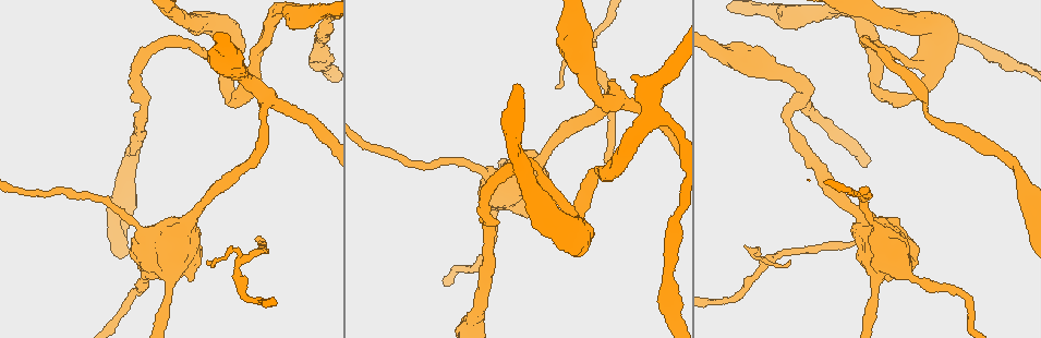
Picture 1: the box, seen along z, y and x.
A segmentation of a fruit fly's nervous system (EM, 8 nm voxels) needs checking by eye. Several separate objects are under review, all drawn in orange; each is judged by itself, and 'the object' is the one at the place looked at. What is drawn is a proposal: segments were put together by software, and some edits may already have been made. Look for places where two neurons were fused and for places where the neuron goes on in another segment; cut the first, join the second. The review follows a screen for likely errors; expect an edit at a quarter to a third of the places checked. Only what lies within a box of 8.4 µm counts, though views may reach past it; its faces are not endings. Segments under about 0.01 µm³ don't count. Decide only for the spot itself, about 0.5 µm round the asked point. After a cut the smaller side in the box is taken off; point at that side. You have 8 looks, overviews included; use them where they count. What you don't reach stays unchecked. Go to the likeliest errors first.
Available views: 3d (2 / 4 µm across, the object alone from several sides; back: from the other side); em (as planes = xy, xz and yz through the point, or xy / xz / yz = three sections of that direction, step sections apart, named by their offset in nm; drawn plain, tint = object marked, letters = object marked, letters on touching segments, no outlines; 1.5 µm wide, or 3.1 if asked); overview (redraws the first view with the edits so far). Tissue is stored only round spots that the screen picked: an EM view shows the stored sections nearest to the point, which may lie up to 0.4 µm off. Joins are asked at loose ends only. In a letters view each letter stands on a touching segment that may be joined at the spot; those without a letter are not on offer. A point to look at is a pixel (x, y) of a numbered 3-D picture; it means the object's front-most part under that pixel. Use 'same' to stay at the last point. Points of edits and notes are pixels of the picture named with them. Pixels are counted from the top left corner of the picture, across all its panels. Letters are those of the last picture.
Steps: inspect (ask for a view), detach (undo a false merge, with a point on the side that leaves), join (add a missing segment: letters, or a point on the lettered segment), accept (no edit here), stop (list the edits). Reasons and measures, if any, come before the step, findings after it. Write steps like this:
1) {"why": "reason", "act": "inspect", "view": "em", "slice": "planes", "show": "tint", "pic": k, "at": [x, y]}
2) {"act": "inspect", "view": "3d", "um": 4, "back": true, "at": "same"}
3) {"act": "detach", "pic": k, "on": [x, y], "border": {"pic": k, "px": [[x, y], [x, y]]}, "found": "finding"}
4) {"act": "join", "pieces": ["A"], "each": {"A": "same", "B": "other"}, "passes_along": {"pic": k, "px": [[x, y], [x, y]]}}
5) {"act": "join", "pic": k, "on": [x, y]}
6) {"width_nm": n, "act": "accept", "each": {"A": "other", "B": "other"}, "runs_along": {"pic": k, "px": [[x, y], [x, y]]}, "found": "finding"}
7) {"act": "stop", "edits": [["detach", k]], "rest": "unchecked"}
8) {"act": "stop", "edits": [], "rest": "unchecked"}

{"act": "inspect", "view": "em", "slice": "xz", "step": 8, "show": "letters", "pic": 1, "at": [604, 160]}

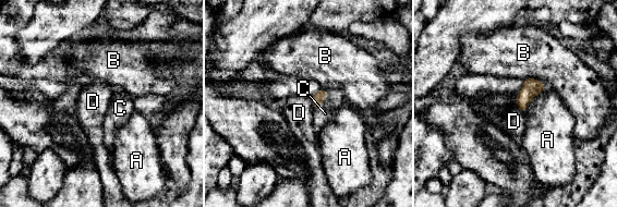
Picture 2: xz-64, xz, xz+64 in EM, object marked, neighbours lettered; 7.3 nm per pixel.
{"why": "another direction", "act": "inspect", "view": "em", "slice": "planes", "show": "letters", "at": "same"}

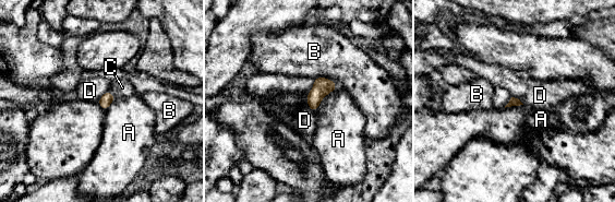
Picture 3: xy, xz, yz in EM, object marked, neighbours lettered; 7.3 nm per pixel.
{"longest_contact_nm": ["A", 260], "act": "join", "pieces": ["C"], "each": {"A": "other", "B": "other", "C": "same", "D": "other"}, "found": "it goes on there"}

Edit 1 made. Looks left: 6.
{"why": "see it whole again", "act": "inspect", "view": "overview"}

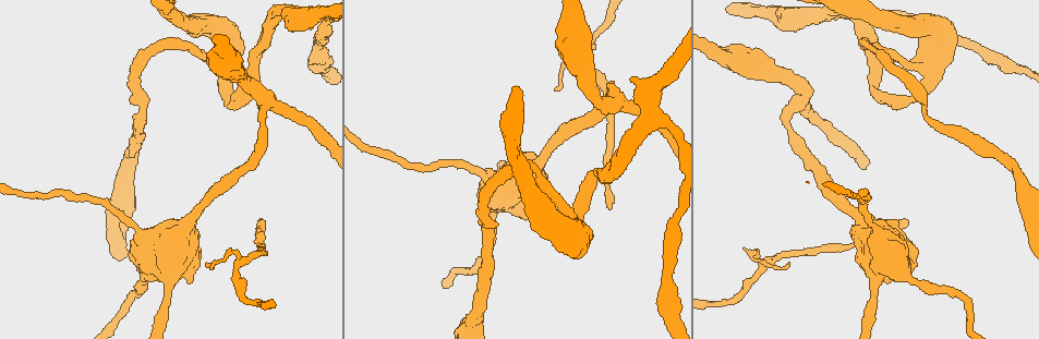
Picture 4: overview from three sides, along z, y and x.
{"why": "sharp bend", "act": "inspect", "view": "3d", "um": 4, "back": true, "pic": 4, "at": [175, 45]}

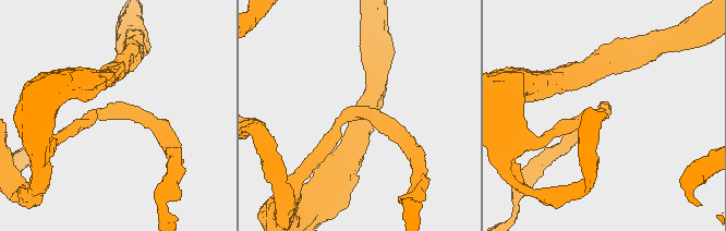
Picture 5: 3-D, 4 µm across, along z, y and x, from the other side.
{"arm_widths_nm": [160, 190], "why": "shape alone is not enough", "act": "inspect", "view": "em", "slice": "planes", "show": "plain", "pic": 5, "at": [114, 113]}

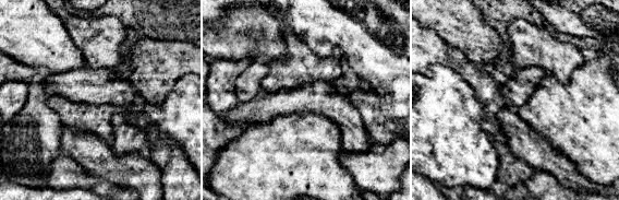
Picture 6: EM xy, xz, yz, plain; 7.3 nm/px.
{"act": "inspect", "view": "em", "slice": "planes", "show": "letters", "at": "same"}

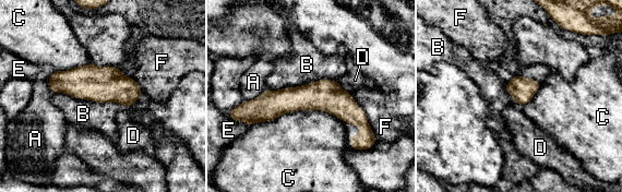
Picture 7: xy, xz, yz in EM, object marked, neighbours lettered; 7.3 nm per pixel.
{"act": "accept", "each": {"A": "other", "B": "other", "C": "other", "D": "other", "E": "other", "F": "other"}, "border": {"pic": 7, "px": [[52, 93], [119, 103], [123, 107]]}, "found": "all the same neuron"}

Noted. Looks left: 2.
{"act": "inspect", "view": "em", "slice": "planes", "show": "letters", "pic": 4, "at": [931, 69]}

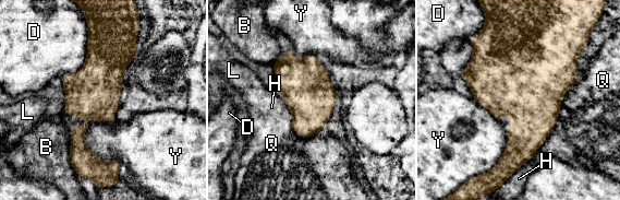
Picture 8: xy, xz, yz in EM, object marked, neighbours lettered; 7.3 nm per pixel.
{"longest_contact_nm": ["Q", 550], "act": "accept", "each": {"B": "other", "D": "other", "H": "other", "L": "other", "Q": "other", "Y": "other"}, "border": {"pic": 8, "px": [[578, 81], [541, 145]]}, "found": "all the same neuron"}

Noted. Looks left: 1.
{"act": "stop", "edits": [["join", 3]], "rest": "unchecked"}

